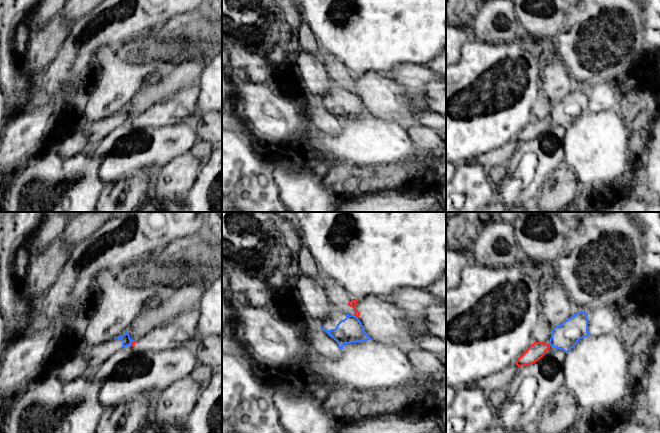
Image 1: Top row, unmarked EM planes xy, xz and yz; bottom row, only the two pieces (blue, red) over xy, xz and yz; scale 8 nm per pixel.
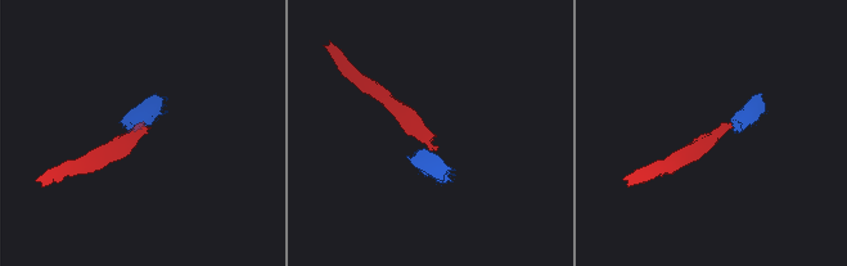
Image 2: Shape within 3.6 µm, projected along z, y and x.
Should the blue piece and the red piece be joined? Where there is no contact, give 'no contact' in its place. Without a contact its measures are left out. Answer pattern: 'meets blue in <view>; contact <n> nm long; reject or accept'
meets blue in xz; contact 50 nm long; reject

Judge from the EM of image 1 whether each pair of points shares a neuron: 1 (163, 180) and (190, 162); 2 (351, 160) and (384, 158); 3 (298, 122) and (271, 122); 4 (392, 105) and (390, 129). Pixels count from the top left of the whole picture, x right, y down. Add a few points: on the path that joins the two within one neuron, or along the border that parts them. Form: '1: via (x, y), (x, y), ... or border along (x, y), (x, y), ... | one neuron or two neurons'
1: via (170, 180), (183, 169) | one neuron
2: via (359, 158), (376, 158) | one neuron
3: via (291, 122), (278, 122) | one neuron
4: border along (373, 115), (396, 123) | two neurons

